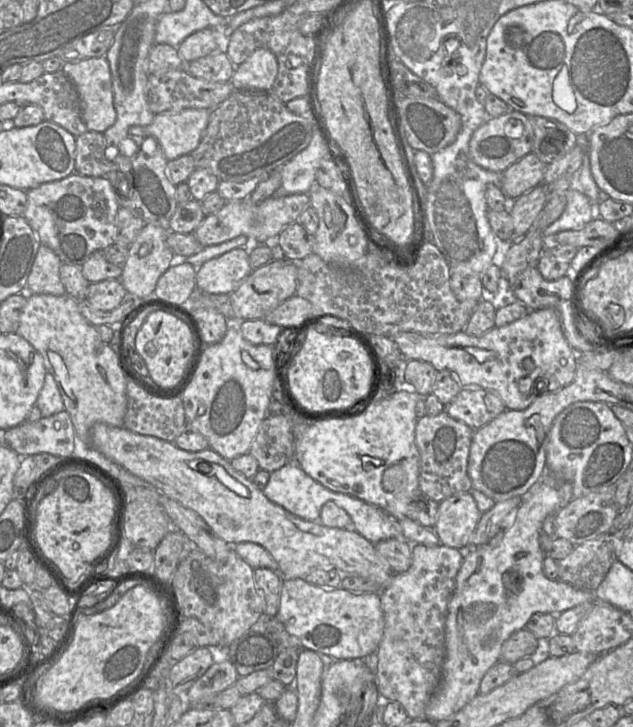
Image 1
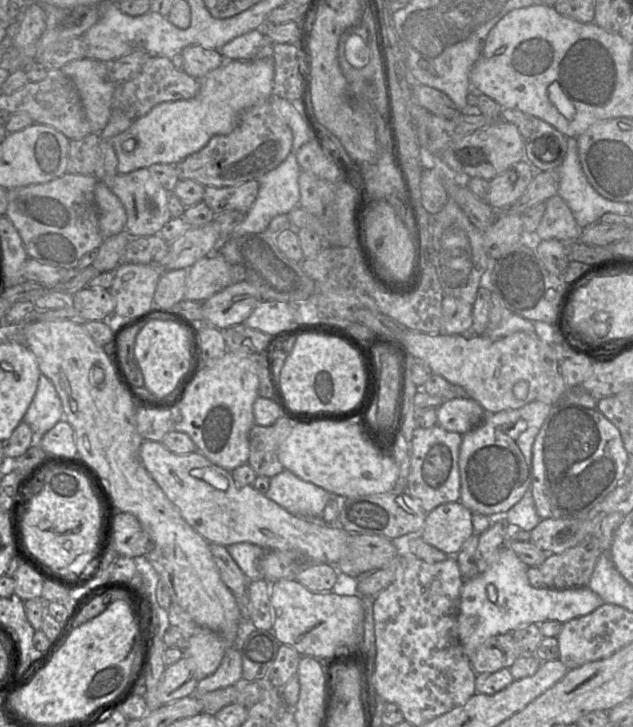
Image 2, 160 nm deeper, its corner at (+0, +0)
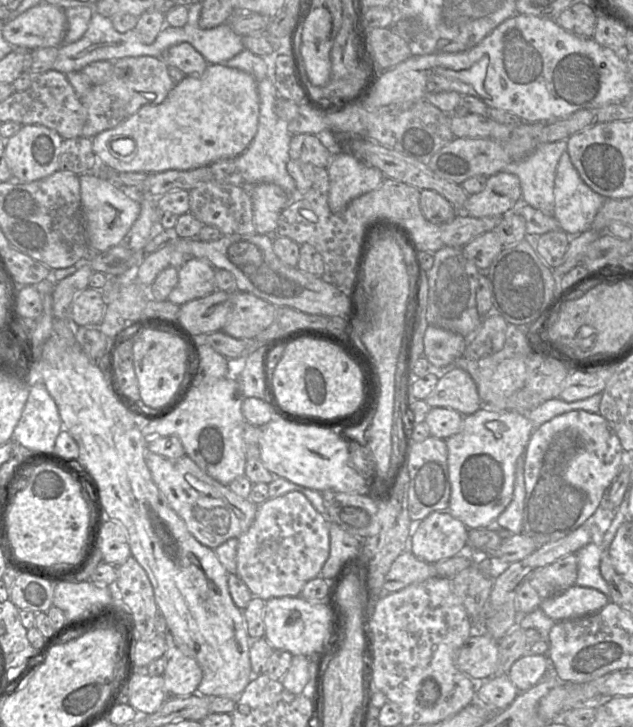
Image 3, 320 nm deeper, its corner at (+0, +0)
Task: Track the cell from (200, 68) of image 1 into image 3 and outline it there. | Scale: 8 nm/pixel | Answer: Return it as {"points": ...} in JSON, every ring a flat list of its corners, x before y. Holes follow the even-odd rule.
{"points":[[182,42,167,48,160,59,168,66,174,66,186,76,197,76,204,72,209,63,190,43]]}

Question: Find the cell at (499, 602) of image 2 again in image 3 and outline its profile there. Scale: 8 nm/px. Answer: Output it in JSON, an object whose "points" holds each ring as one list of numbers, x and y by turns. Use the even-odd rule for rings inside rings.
{"points":[[574,584,564,592,543,599,539,608,554,621,581,618,600,611,610,599,601,591]]}

